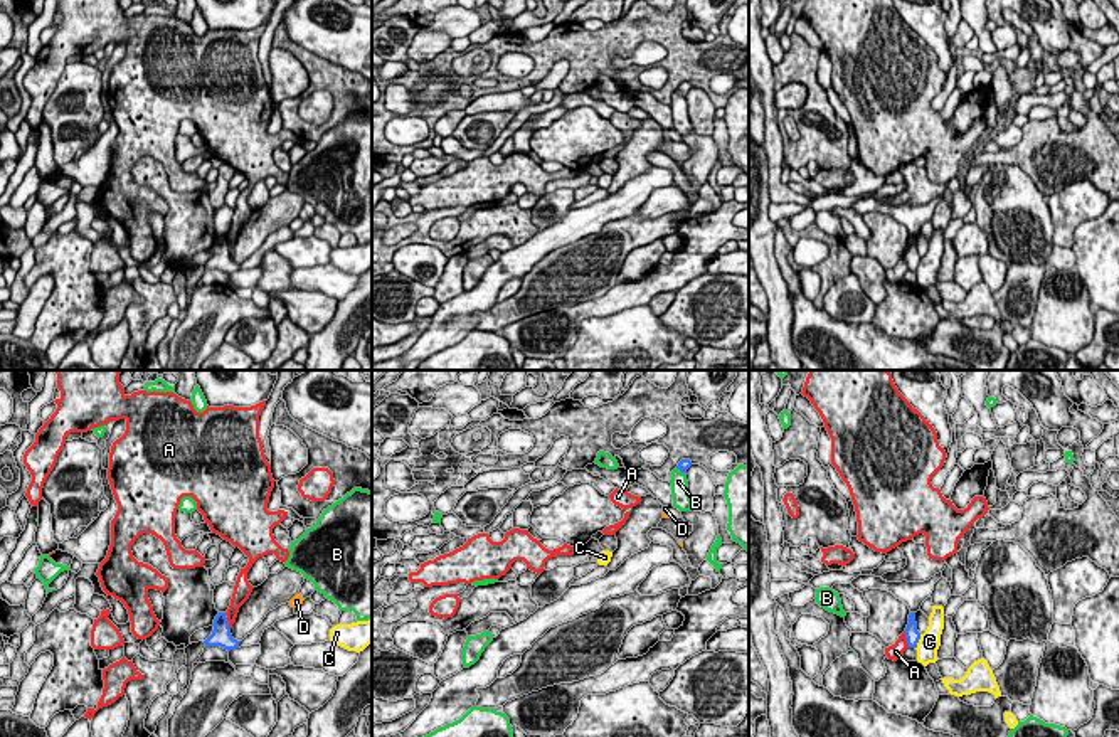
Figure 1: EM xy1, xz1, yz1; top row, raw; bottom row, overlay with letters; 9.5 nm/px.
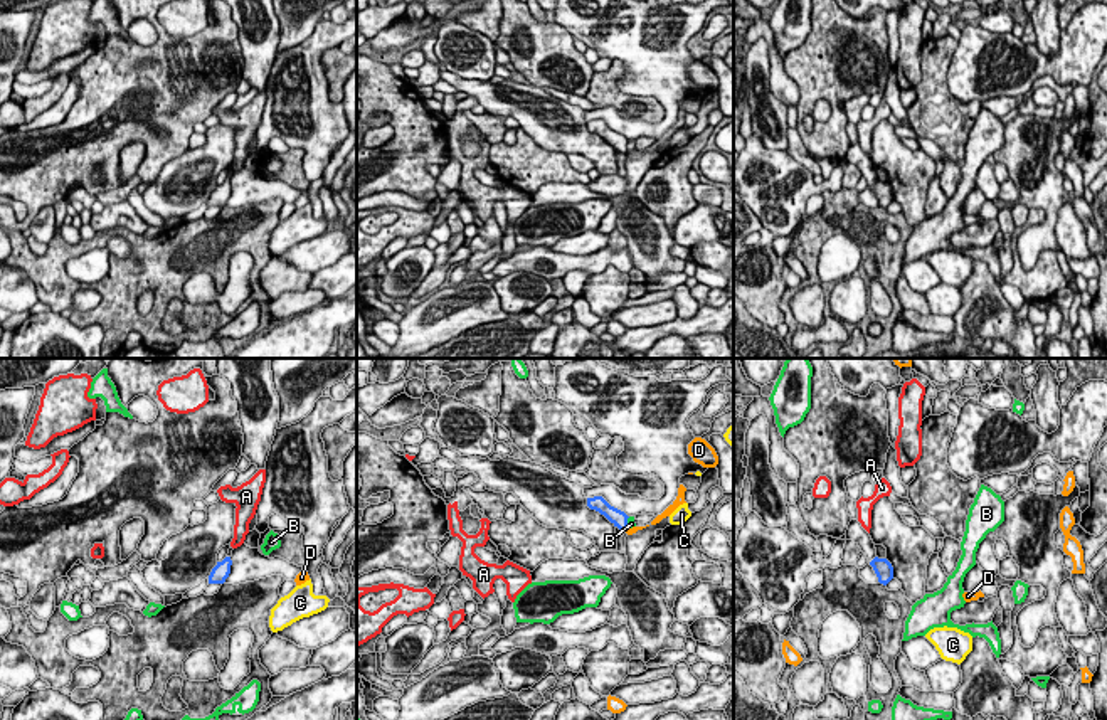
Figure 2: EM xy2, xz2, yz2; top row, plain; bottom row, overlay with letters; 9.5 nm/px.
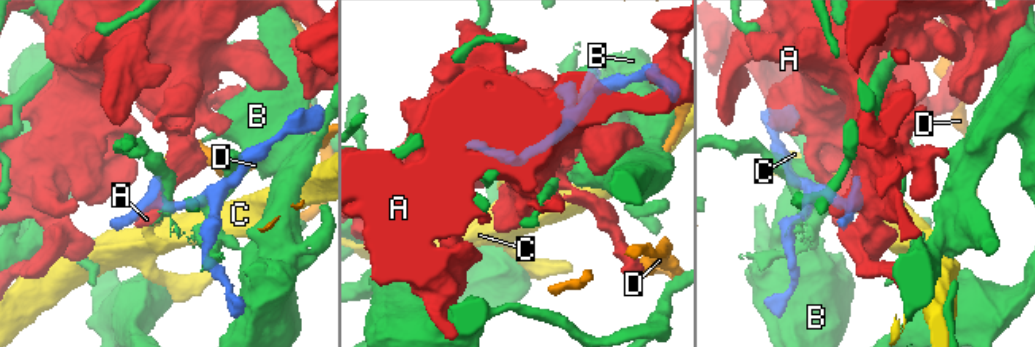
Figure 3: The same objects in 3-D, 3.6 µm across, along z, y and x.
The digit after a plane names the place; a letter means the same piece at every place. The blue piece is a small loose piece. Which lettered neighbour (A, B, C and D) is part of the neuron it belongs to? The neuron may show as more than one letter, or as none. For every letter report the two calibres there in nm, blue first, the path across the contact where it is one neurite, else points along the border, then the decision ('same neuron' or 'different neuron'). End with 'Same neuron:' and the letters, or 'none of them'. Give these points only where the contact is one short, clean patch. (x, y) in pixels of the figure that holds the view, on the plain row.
A: 140/160 nm | different neuron
B: 160/70 nm | different neuron
C: 140/200 nm | along yz1 (921, 258), (916, 271) | different neuron
D: 160/60 nm | along xz2 (628, 150), (625, 153) | different neuron
Same neuron: none of them

